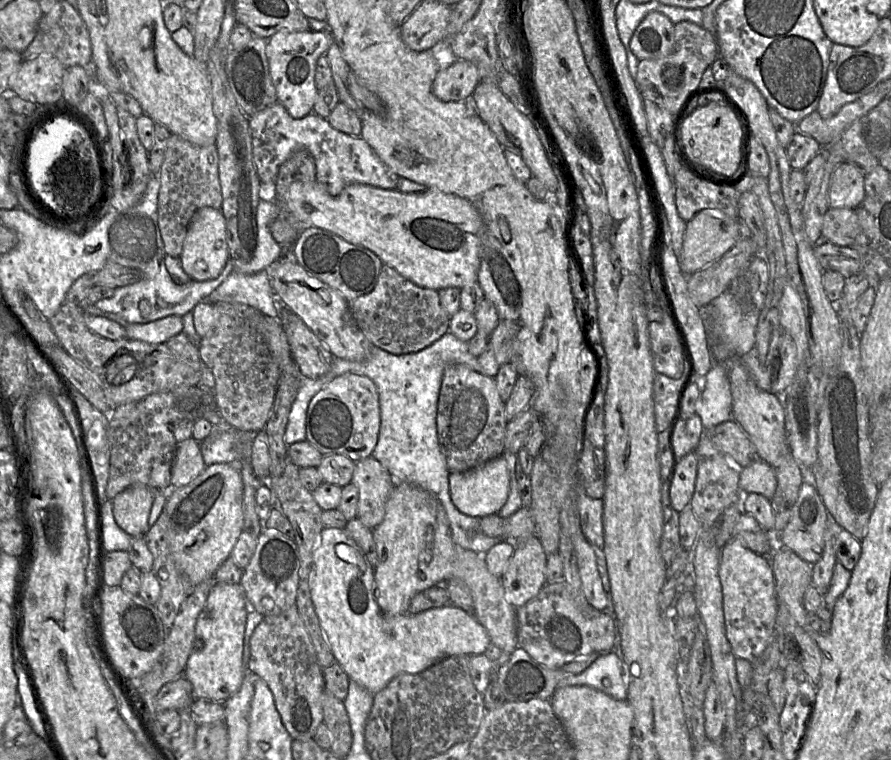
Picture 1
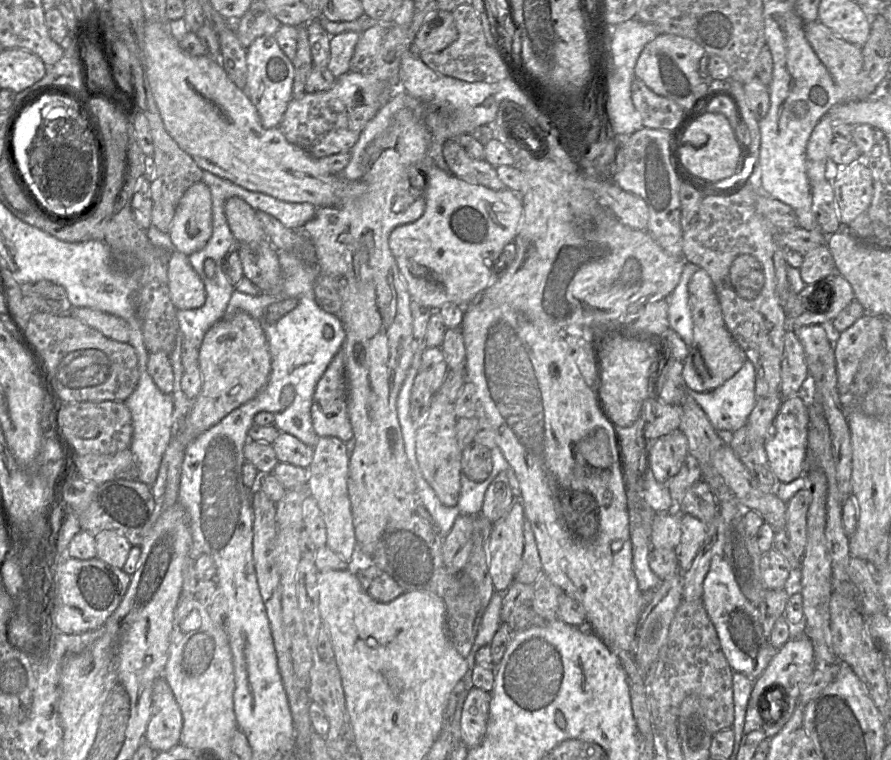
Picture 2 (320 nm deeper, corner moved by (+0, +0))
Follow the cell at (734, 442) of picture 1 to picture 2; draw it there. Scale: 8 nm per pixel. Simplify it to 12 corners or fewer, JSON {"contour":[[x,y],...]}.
{"contour":[[656,398],[644,436],[654,441],[676,429],[680,405]]}

